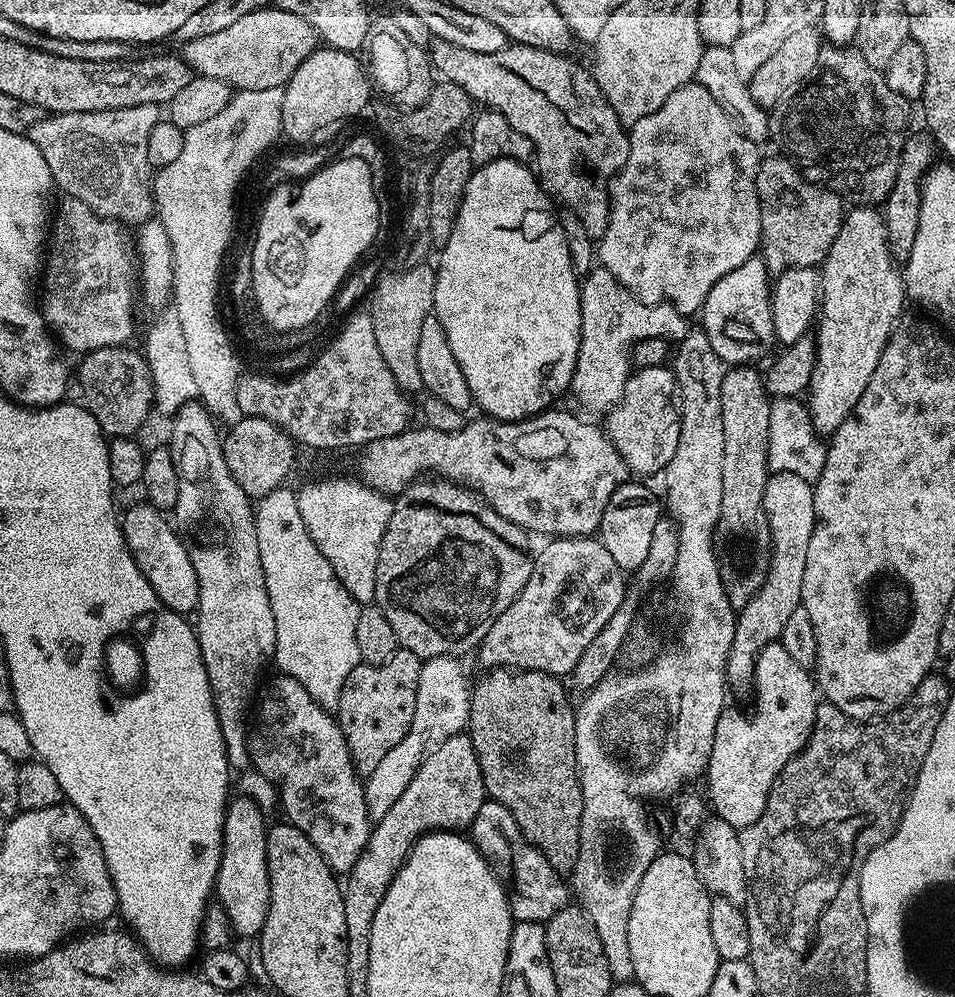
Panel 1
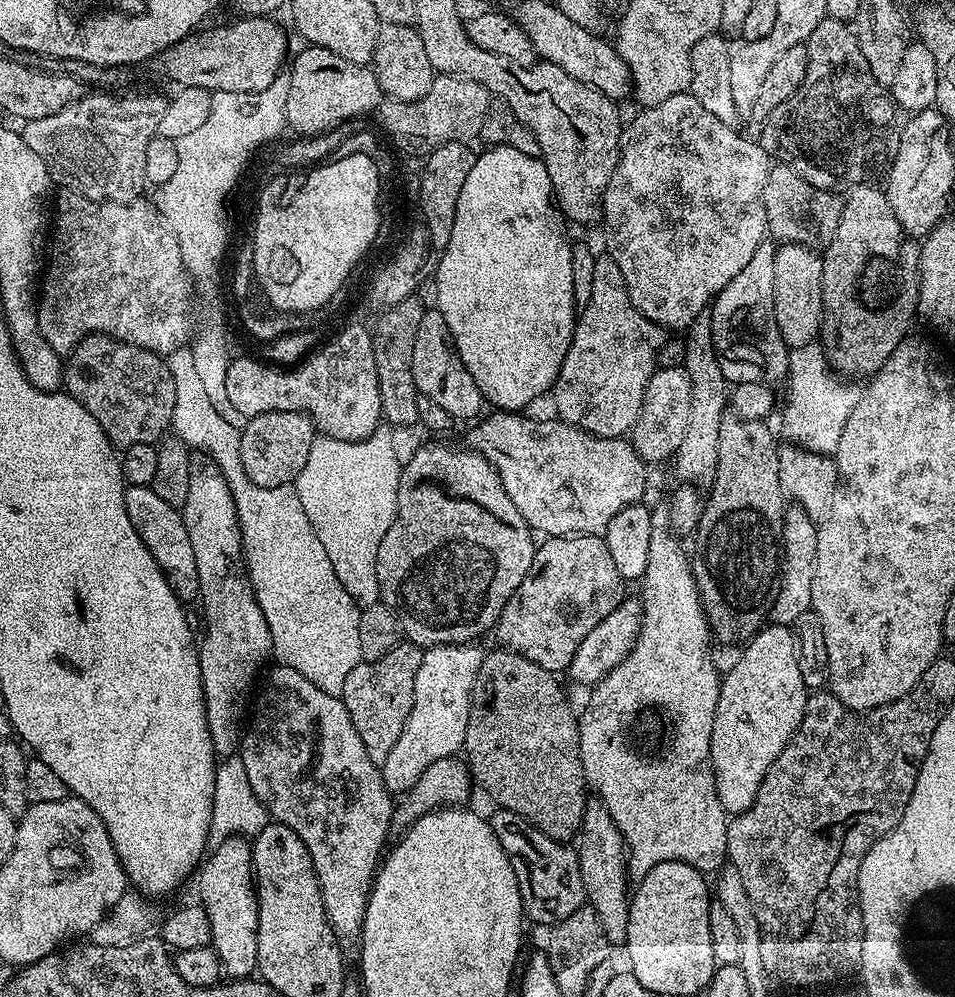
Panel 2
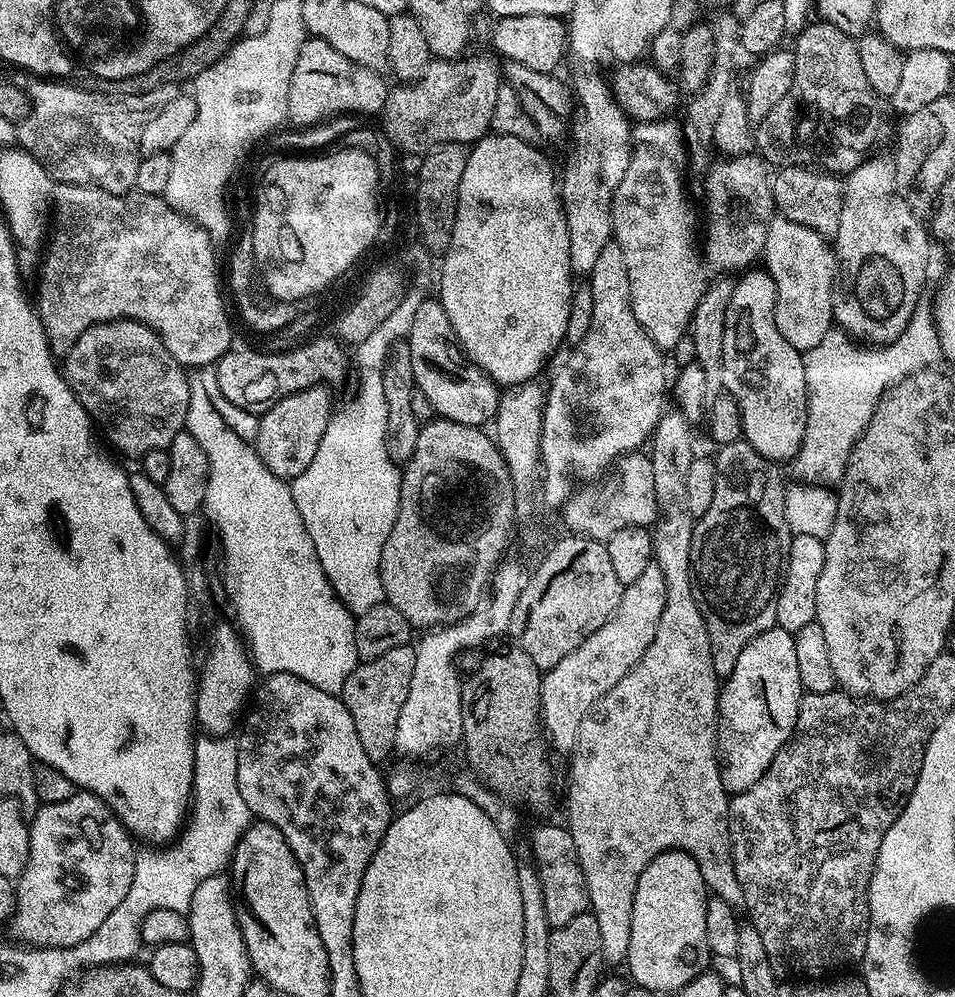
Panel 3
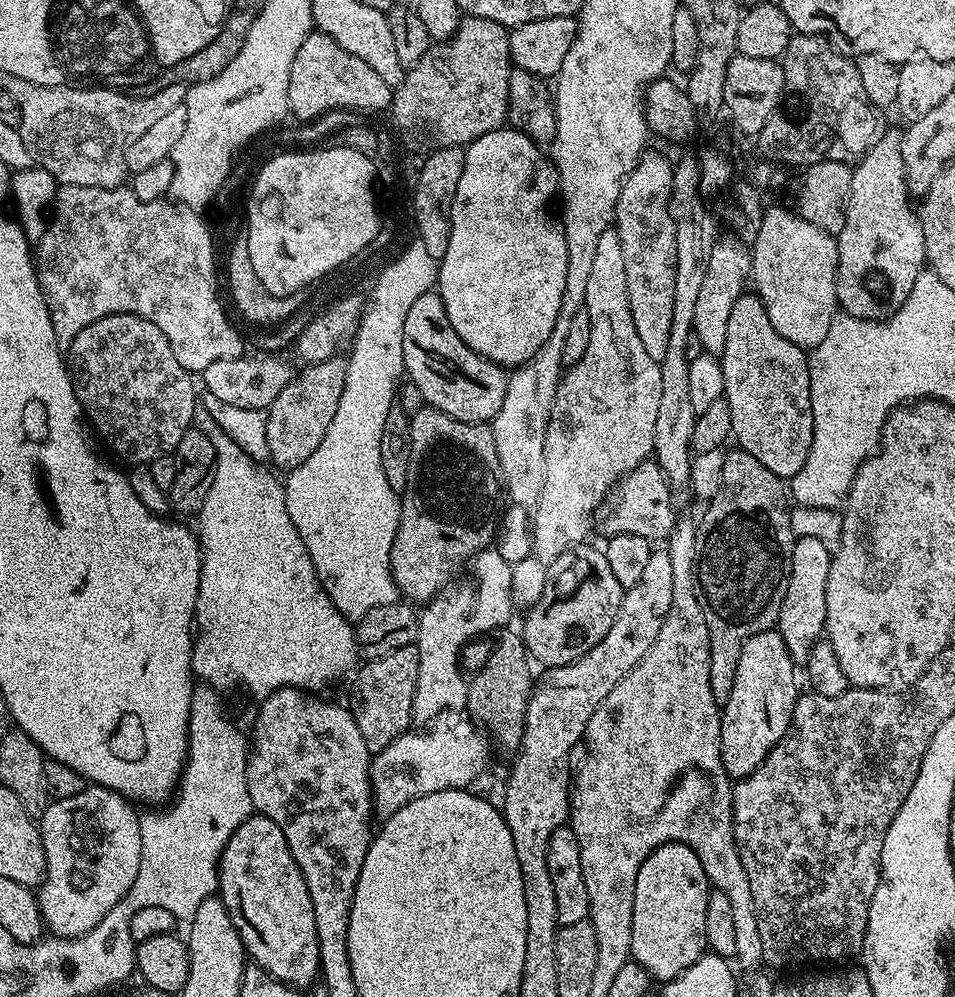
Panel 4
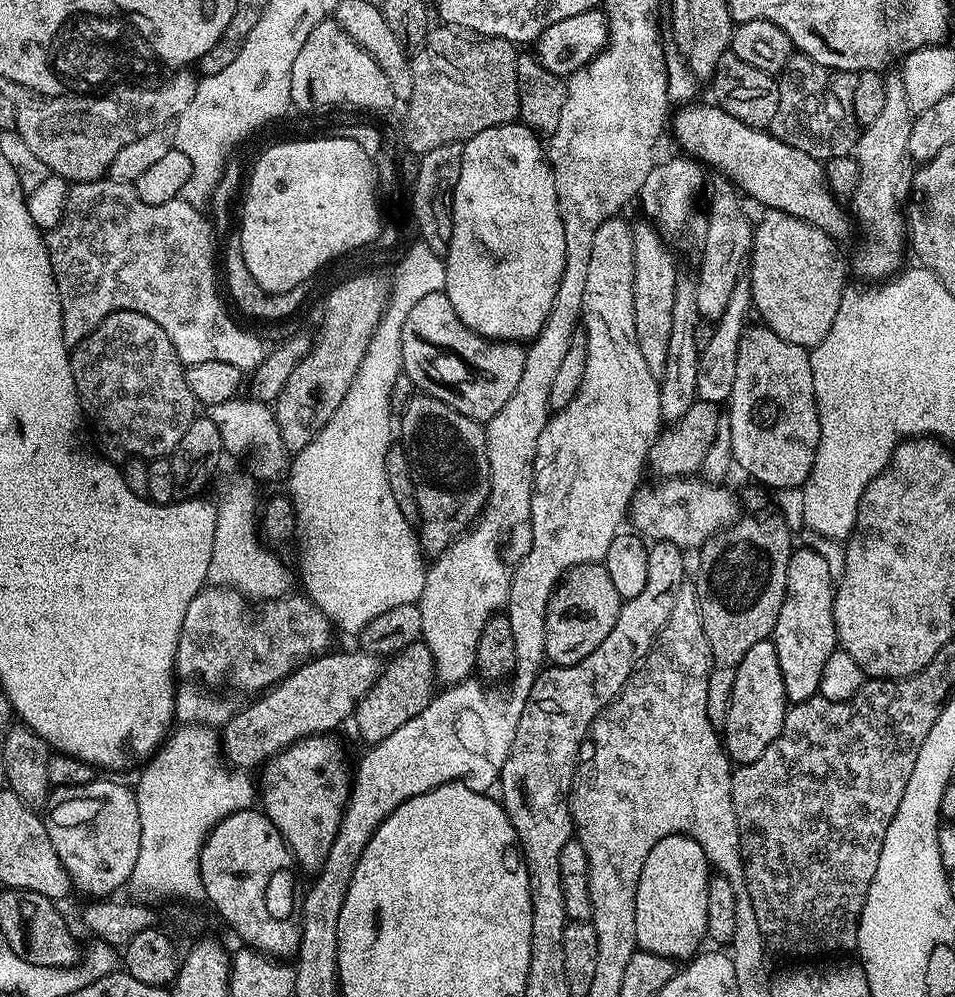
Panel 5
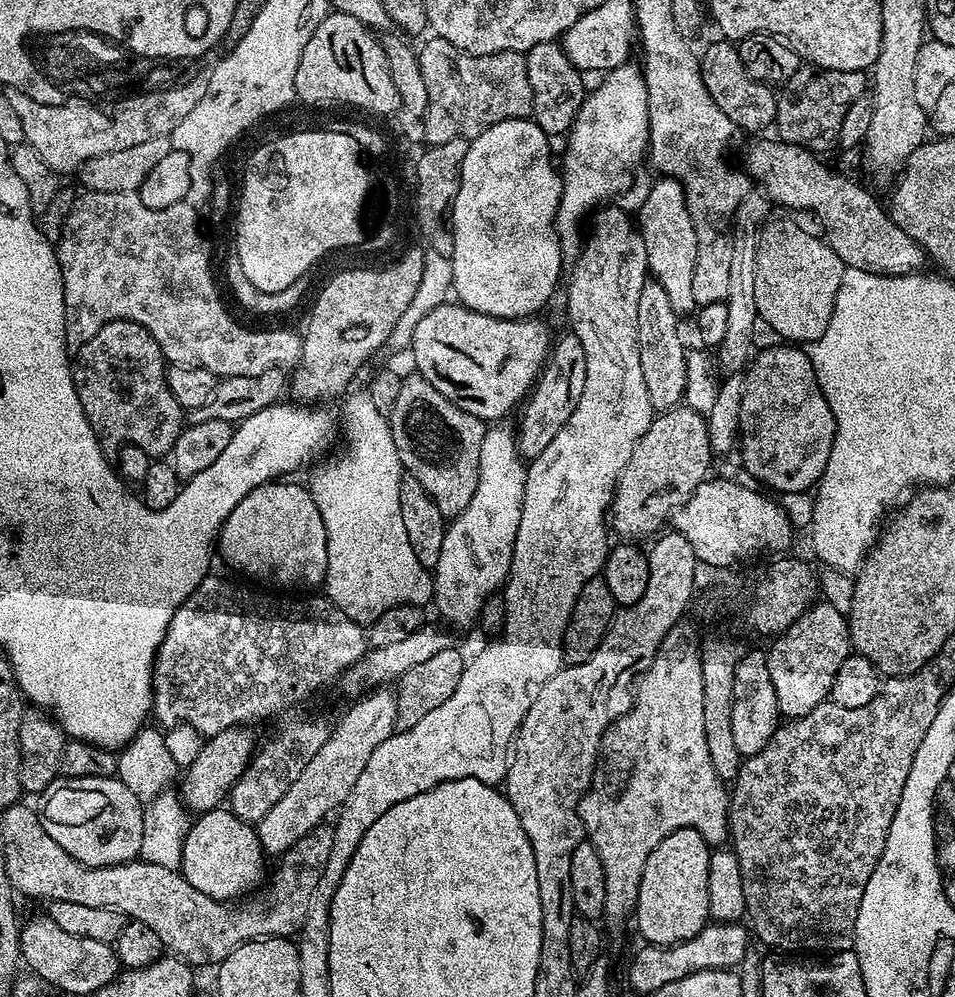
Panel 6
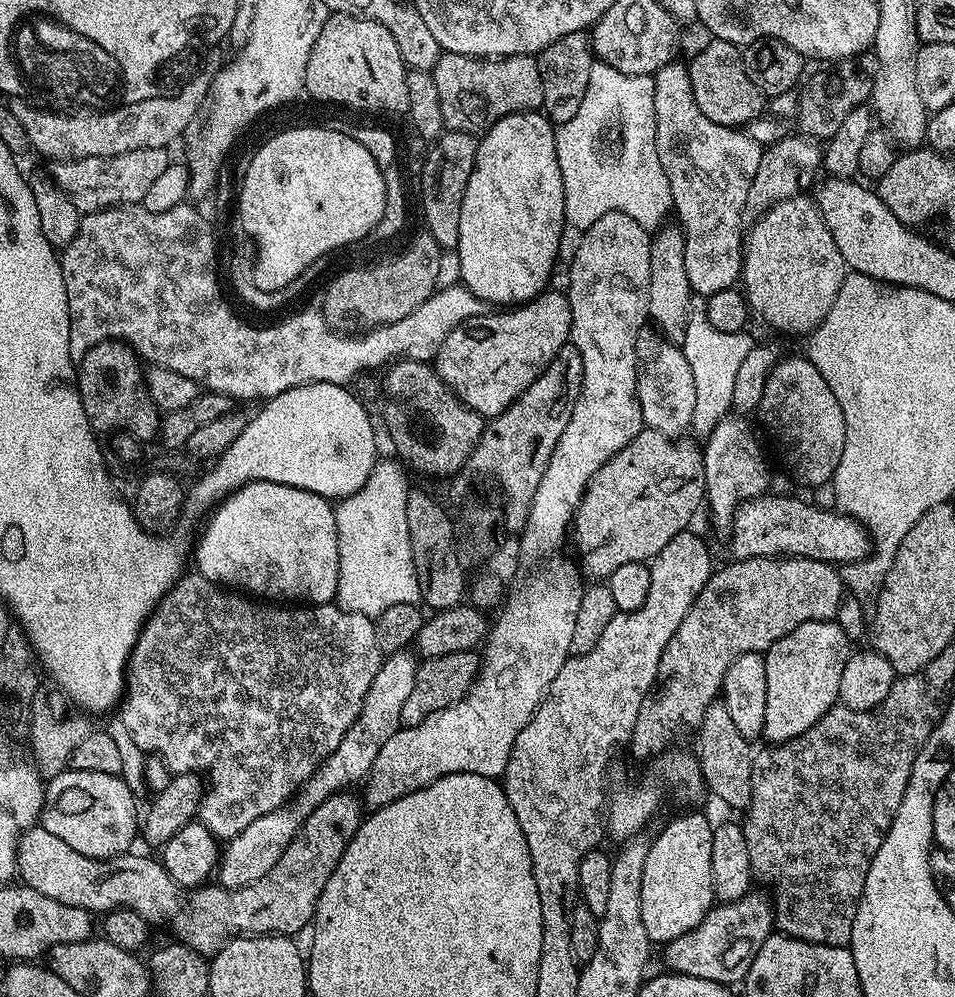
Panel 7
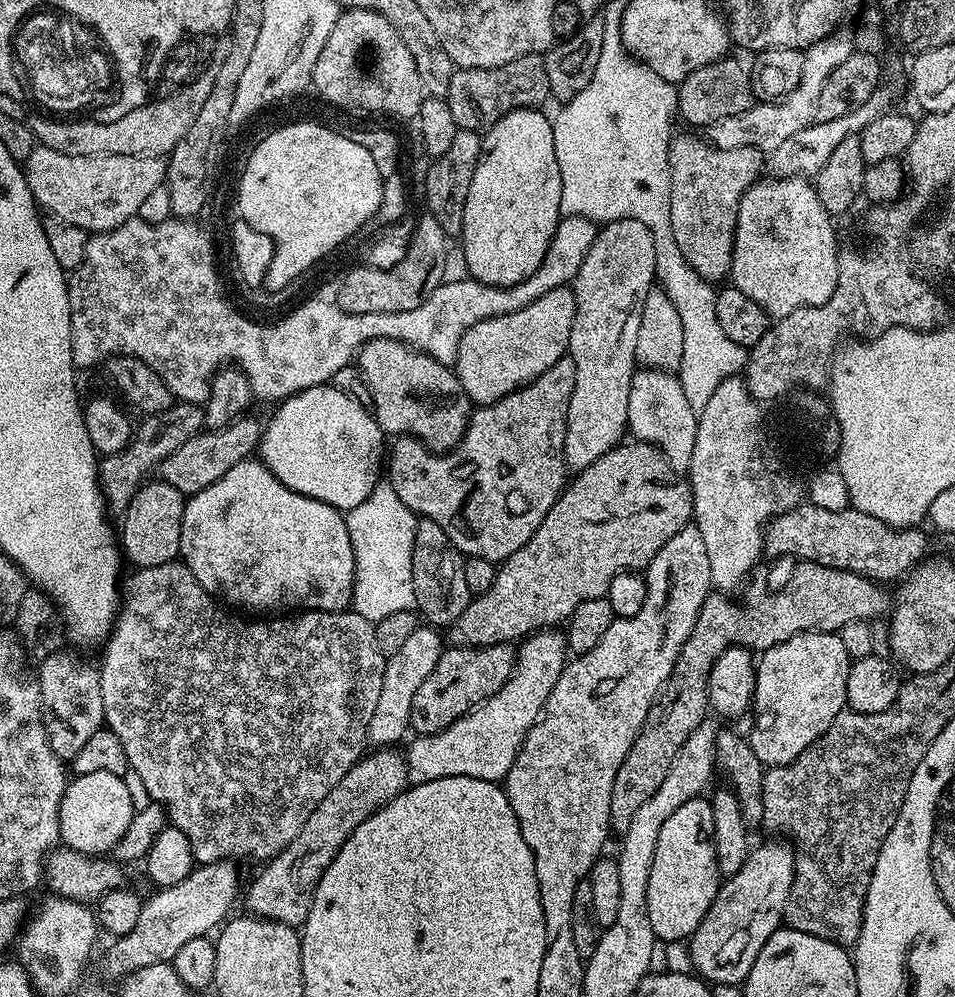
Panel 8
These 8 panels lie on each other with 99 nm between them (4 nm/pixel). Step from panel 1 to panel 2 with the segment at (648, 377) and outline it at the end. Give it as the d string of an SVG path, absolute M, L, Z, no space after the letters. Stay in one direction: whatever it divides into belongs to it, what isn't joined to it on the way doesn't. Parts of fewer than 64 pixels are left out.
M657 367L656 371L653 372L650 382L646 386L646 394L644 395L644 401L640 407L640 413L630 433L630 442L636 447L638 455L649 465L660 464L666 459L669 461L672 457L675 457L676 452L682 446L682 438L686 438L686 426L690 426L691 393L692 383L684 367Z

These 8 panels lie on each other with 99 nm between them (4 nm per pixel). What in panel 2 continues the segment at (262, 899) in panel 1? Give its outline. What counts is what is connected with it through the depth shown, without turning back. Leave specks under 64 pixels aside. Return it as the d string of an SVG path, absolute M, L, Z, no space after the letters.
M238 834L221 841L216 848L203 861L198 872L198 903L210 918L210 946L216 952L223 975L228 978L248 978L257 971L258 962L258 902L256 885L252 879L252 845Z

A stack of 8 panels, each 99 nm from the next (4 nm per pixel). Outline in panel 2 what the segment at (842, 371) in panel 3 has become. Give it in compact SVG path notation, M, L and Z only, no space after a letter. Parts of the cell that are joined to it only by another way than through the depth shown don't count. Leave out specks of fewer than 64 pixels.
M813 342L789 351L787 384L783 439L811 452L835 453L838 438L842 438L842 430L846 427L846 418L850 418L850 410L854 410L860 397L858 388L852 385L855 383L833 372L823 348Z

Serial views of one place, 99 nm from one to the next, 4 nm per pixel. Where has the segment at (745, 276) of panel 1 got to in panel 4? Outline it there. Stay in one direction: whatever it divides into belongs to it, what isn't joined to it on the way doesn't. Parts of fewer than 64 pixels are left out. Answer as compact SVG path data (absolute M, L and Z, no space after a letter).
M745 294L736 299L734 310L730 310L726 346L719 361L725 374L723 399L730 406L732 436L740 443L737 444L739 451L754 454L754 458L758 458L766 470L781 478L791 478L798 474L798 470L806 466L806 454L810 454L810 442L814 438L810 370L805 349L794 346L794 342L786 342L786 338L774 330L774 322L770 322L770 314L766 314L766 306L759 296Z

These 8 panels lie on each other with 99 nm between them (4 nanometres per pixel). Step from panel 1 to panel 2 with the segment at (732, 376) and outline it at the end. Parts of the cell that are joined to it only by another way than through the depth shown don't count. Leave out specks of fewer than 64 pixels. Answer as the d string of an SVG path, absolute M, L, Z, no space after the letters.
M735 414L725 415L720 421L718 466L710 485L712 497L707 497L704 513L691 541L692 573L700 591L704 616L708 619L711 635L724 644L743 646L765 627L780 586L786 496L780 491L778 482L781 445L776 444L776 436L768 426L765 421L741 420Z

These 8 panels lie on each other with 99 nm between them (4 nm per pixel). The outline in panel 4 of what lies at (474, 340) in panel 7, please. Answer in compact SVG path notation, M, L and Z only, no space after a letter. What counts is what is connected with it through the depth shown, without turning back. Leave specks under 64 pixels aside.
M439 291L422 294L422 298L414 301L414 306L410 306L406 313L406 322L402 326L402 358L407 379L418 386L418 390L422 390L425 405L471 424L490 422L496 417L498 410L502 410L502 398L506 398L509 373L493 360L487 360L482 354L470 350L470 346L466 346L462 338L458 338L458 334L450 326Z

